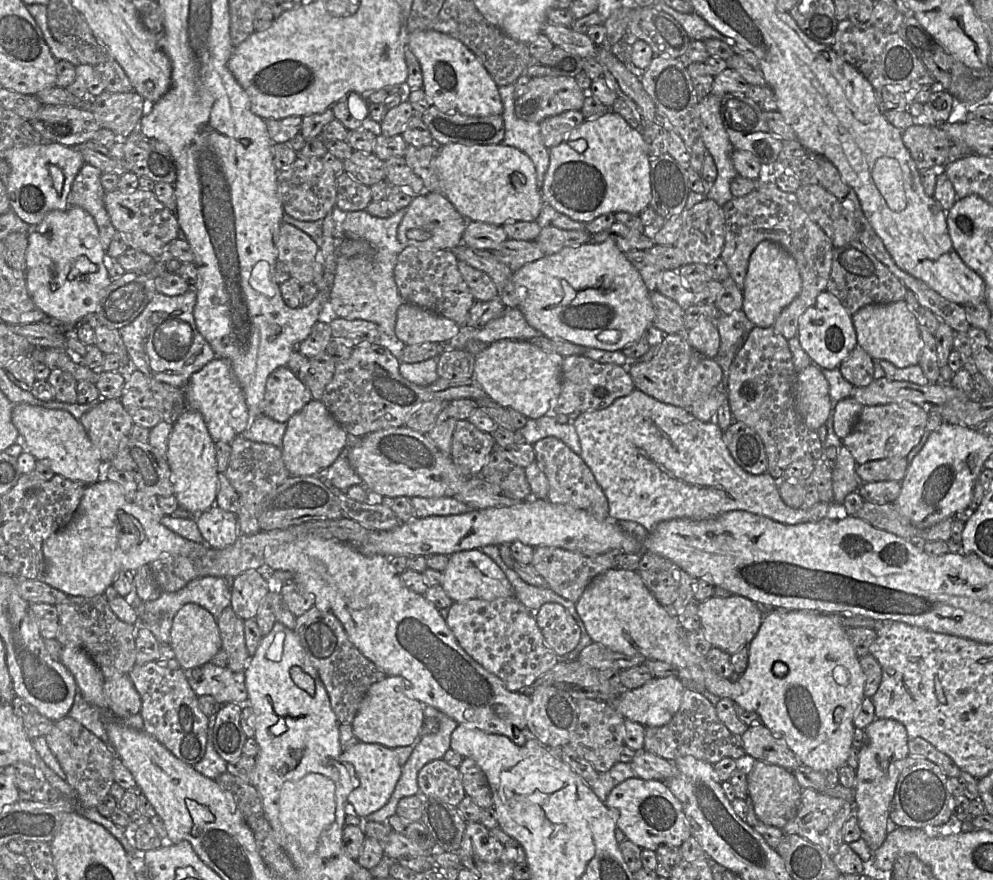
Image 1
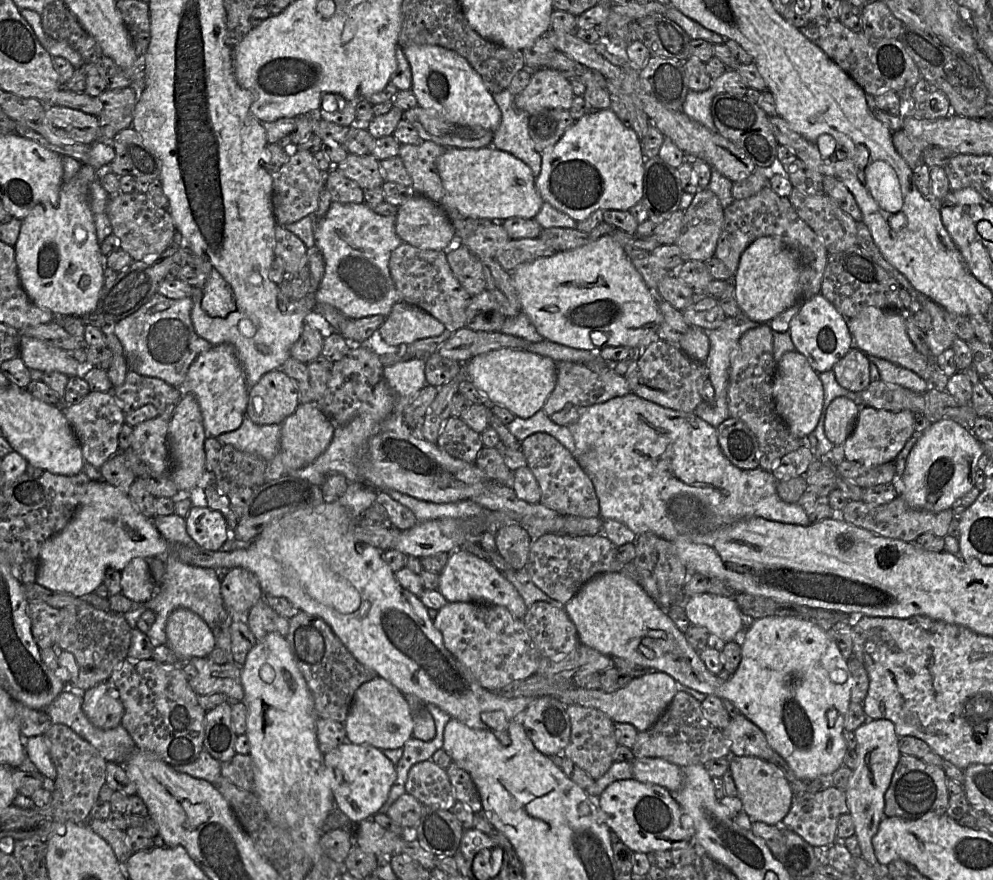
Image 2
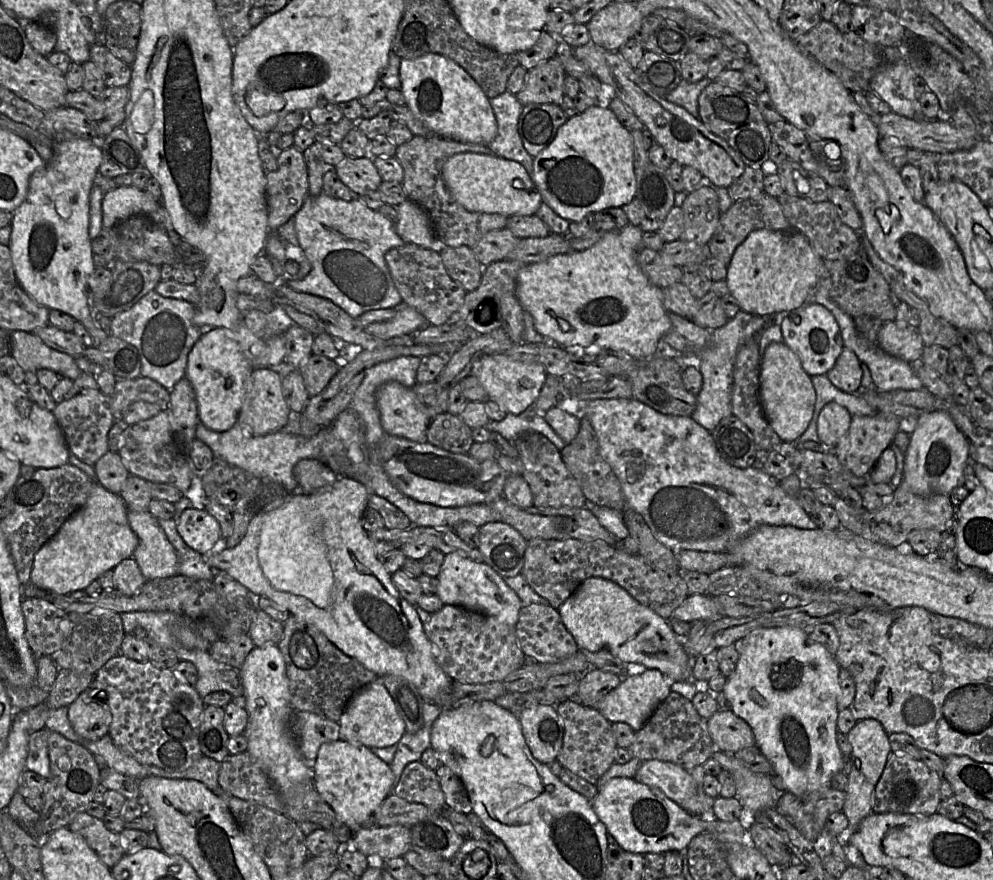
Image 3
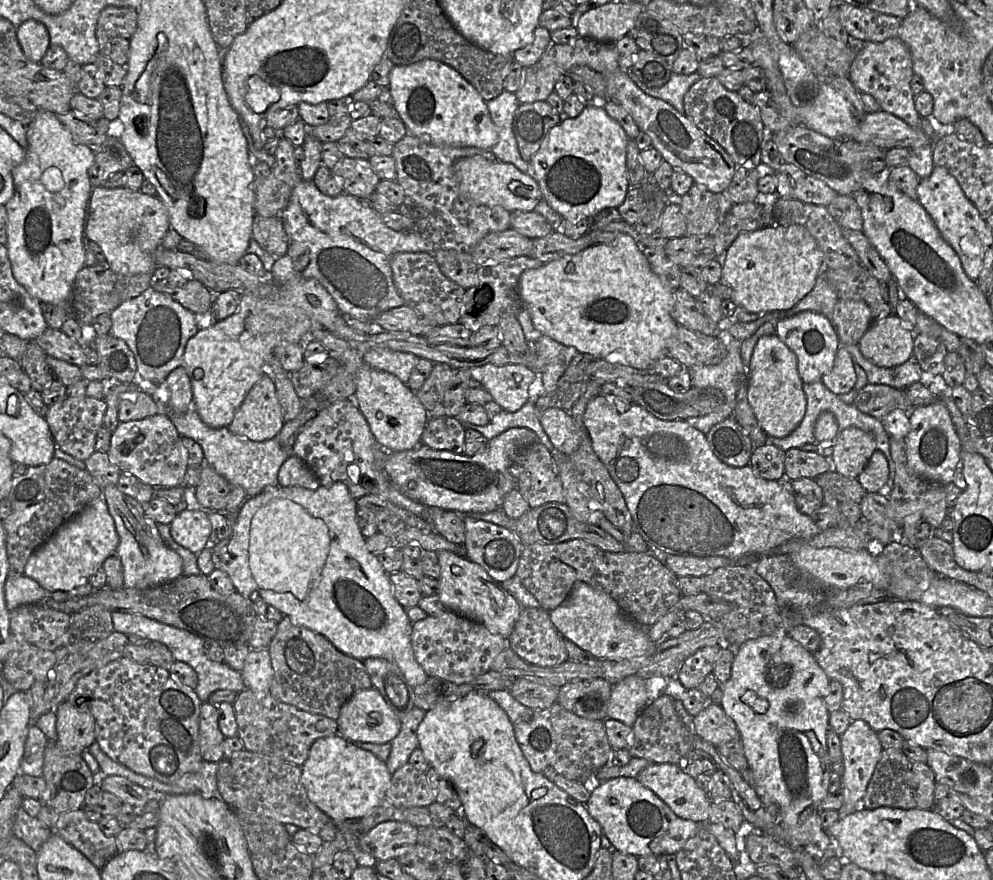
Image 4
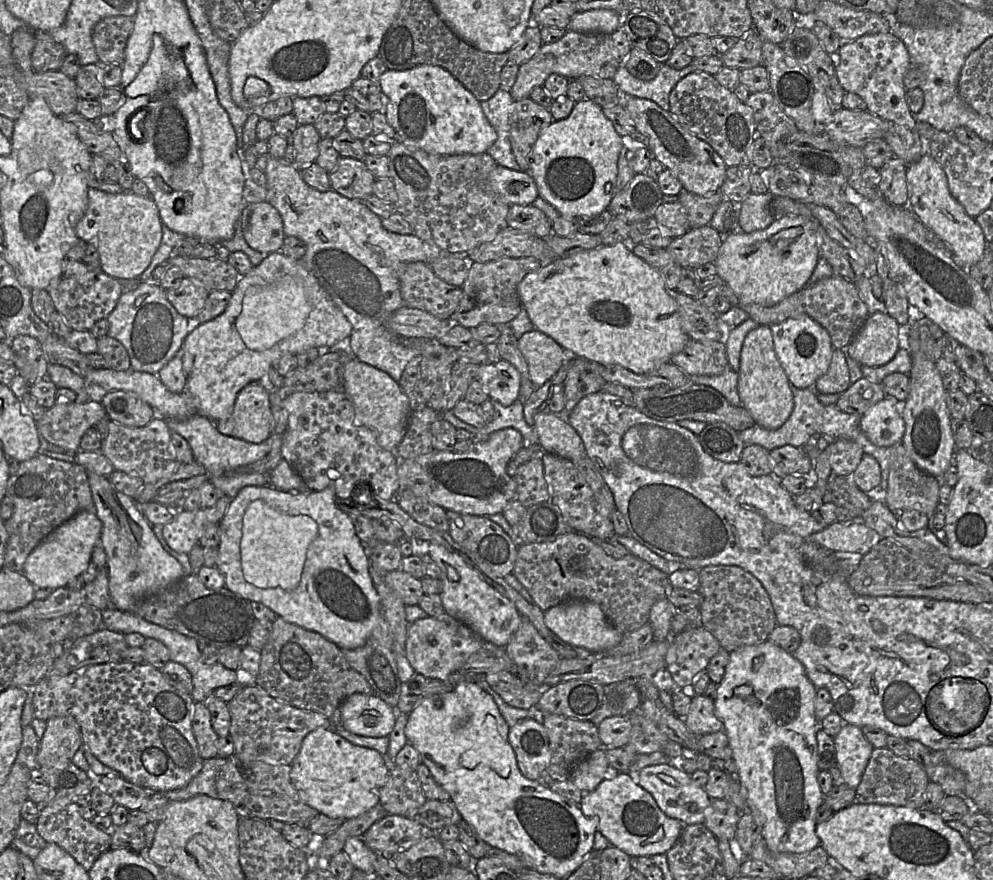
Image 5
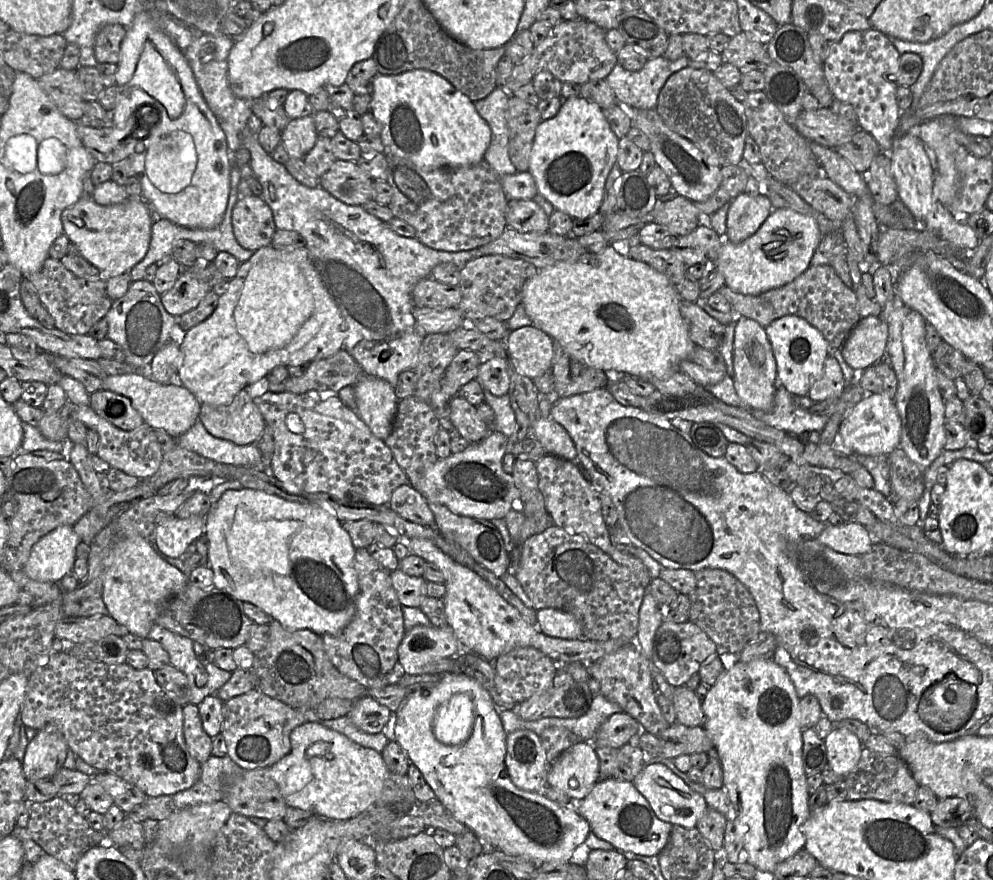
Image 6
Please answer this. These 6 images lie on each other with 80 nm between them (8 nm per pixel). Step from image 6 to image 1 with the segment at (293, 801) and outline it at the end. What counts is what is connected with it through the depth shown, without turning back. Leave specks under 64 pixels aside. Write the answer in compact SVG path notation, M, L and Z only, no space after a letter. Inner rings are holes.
M358 742L343 750L339 762L351 777L358 780L358 786L348 792L346 799L361 821L389 802L402 770L394 750L378 744Z

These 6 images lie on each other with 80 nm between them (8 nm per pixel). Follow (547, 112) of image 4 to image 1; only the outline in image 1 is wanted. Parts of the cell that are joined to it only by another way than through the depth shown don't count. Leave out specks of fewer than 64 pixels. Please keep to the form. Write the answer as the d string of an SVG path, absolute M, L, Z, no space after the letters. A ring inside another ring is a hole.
M579 110L566 111L544 119L539 123L544 146L551 149L559 145L573 129L577 128L584 121L585 117Z

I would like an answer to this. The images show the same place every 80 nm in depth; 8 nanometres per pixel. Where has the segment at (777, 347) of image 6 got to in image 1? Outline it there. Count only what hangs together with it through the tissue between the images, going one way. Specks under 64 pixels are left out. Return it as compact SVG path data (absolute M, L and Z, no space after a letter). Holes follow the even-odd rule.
M826 289L819 293L815 303L799 316L796 336L812 363L821 369L834 369L849 356L858 344L851 316L839 299Z

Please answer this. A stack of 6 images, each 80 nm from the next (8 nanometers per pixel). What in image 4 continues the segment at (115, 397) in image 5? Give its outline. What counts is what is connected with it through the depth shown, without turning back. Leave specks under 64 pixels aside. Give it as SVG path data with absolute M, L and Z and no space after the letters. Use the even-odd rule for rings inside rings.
M130 390L120 396L118 419L120 422L142 420L161 412L159 403L148 393Z

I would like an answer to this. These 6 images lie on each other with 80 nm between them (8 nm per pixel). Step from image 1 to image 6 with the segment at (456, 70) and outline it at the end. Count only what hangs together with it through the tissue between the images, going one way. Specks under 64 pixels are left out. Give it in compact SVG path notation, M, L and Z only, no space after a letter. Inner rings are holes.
M416 69L398 75L377 74L372 80L374 90L371 94L371 113L381 126L381 133L379 135L379 138L385 147L385 155L395 155L398 157L409 159L417 167L424 170L433 170L441 167L468 167L478 164L480 161L483 160L484 154L491 143L491 129L488 123L477 112L474 102L461 91L457 90L445 78L429 70Z

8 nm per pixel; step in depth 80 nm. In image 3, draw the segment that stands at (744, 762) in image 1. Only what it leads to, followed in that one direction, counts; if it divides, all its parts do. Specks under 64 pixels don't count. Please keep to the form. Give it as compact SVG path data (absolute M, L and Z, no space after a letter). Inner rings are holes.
M671 692L657 706L642 728L635 732L627 749L643 762L657 759L672 762L685 770L702 766L718 750L709 734L707 719L698 714L689 699L676 692Z

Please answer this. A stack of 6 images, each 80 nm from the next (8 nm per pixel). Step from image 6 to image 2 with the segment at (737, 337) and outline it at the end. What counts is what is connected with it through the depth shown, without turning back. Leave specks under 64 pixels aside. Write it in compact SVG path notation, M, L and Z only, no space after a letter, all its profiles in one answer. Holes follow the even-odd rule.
M796 350L784 353L776 364L773 398L776 413L794 436L804 438L815 430L823 410L823 384L819 373L809 365L806 357Z

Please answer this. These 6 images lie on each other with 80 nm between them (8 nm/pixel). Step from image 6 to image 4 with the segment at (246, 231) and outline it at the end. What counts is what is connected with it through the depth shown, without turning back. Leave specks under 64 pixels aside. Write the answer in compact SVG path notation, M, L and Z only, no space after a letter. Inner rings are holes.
M256 215L252 225L252 239L275 258L286 255L291 242L279 216Z

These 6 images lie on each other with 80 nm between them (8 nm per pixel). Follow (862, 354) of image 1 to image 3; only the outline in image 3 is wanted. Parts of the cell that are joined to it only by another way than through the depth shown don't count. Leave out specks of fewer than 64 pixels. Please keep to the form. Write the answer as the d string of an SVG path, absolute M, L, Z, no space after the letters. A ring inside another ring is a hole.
M844 347L835 365L826 373L828 379L838 389L857 393L860 388L863 371L857 355Z

